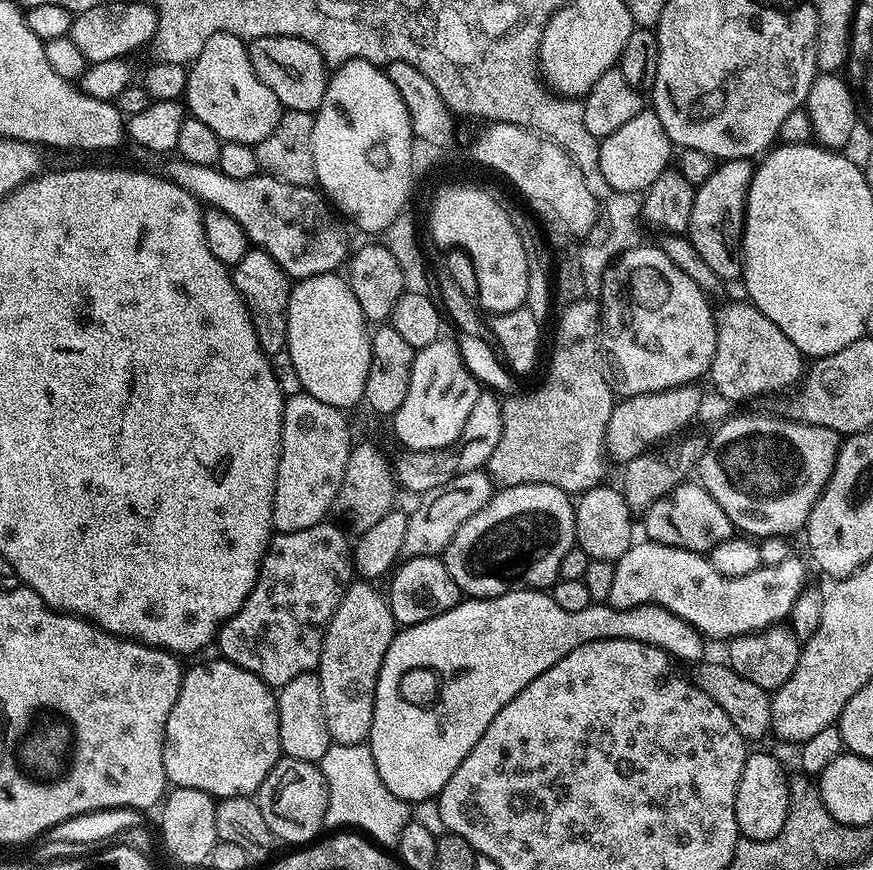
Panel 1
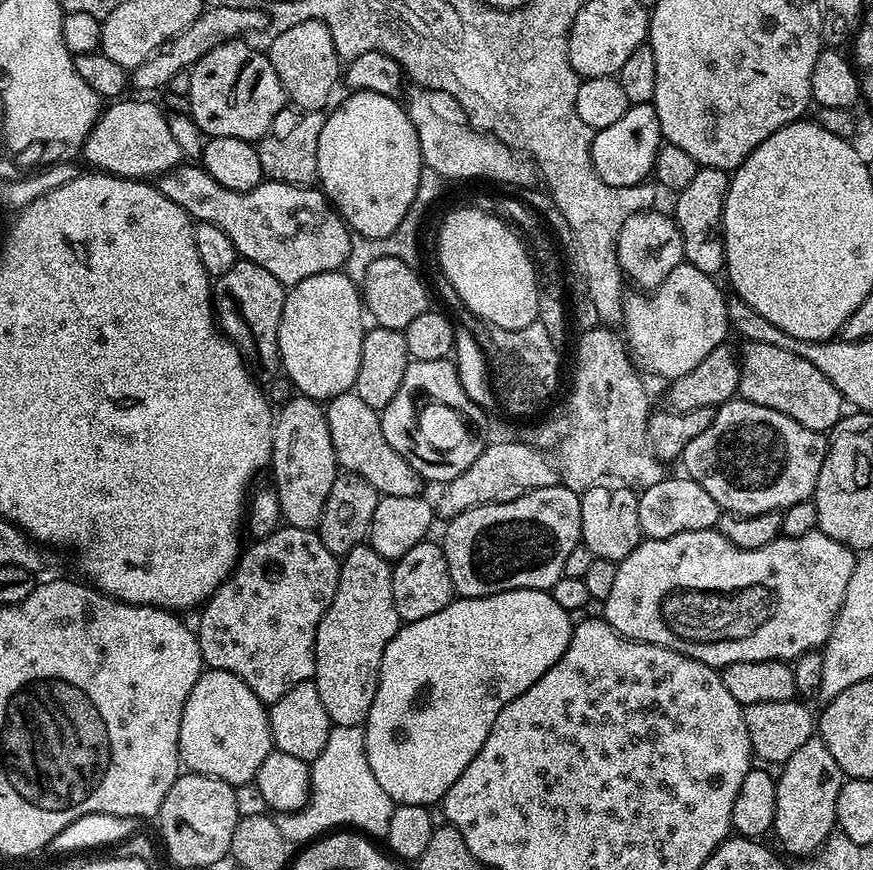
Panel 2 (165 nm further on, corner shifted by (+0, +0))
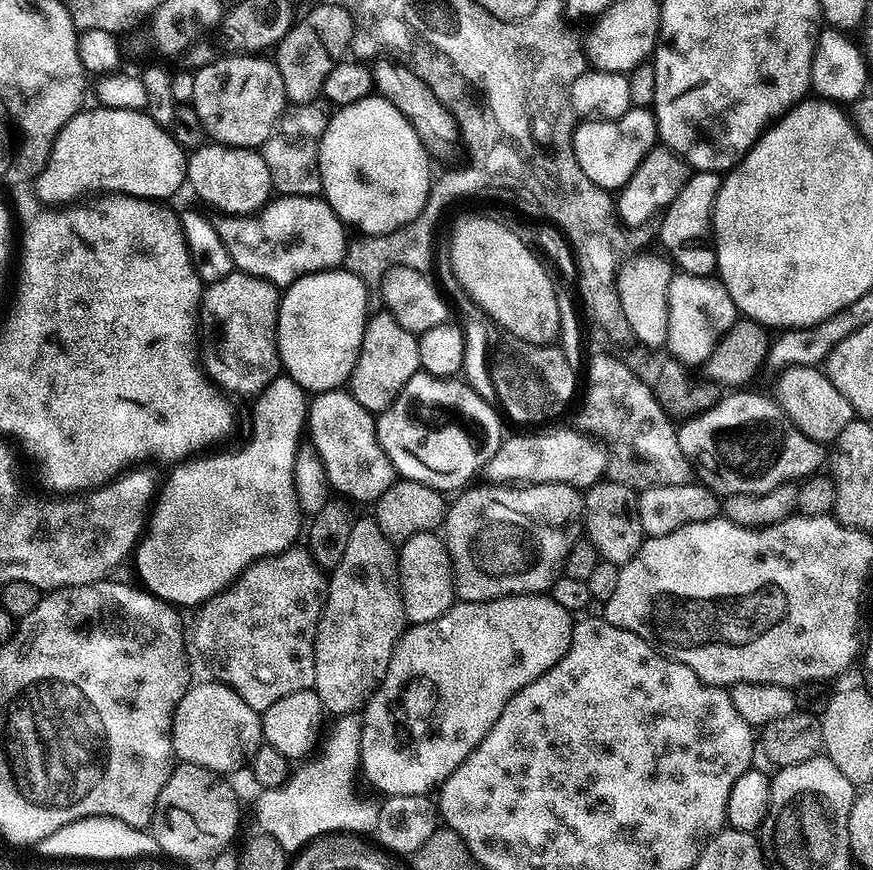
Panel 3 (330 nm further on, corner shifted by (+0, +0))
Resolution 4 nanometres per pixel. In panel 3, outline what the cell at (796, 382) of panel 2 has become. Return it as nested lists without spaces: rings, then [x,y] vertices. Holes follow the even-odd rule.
[[[819,367],[788,368],[779,376],[781,378],[774,393],[775,399],[790,418],[790,422],[794,422],[794,426],[802,430],[802,434],[821,442],[834,442],[854,419],[850,401]]]

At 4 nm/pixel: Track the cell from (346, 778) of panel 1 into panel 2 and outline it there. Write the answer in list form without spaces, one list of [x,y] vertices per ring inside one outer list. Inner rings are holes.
[[[334,726],[326,738],[326,750],[311,761],[310,771],[312,792],[308,795],[307,804],[298,812],[285,812],[275,817],[278,830],[286,834],[291,844],[303,846],[345,826],[372,838],[387,837],[394,801],[386,790],[382,790],[378,778],[374,778],[374,770],[370,770],[363,727]]]

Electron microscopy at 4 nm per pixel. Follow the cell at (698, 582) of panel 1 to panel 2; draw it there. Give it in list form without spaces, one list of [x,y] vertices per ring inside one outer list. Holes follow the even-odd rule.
[[[716,528],[690,530],[661,540],[644,538],[625,560],[617,563],[614,586],[610,589],[610,598],[604,600],[605,614],[603,619],[619,636],[624,636],[628,640],[637,640],[643,644],[666,646],[678,654],[686,654],[717,670],[722,670],[734,662],[762,662],[763,660],[792,662],[797,656],[803,656],[806,652],[823,649],[824,643],[828,641],[828,635],[832,633],[832,623],[836,621],[842,602],[846,598],[846,586],[850,586],[850,574],[854,574],[856,558],[857,553],[853,549],[846,547],[842,542],[834,542],[834,538],[822,534],[819,530],[807,532],[801,536],[781,535],[774,542],[770,542],[758,550],[742,550],[738,546],[734,546]]]

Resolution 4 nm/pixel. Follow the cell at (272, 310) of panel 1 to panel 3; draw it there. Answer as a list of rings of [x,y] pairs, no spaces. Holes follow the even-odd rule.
[[[234,270],[230,274],[226,274],[226,278],[222,278],[218,282],[207,285],[200,293],[200,307],[198,309],[198,336],[202,341],[204,339],[204,352],[209,356],[208,361],[203,361],[202,371],[209,381],[219,391],[225,394],[231,394],[233,392],[236,396],[249,396],[249,398],[255,397],[260,391],[263,390],[267,384],[281,375],[282,365],[280,362],[280,351],[276,345],[276,323],[278,322],[278,314],[280,313],[280,297],[282,295],[281,289],[277,288],[275,284],[272,284],[269,280],[263,280],[257,276],[251,276],[245,272]]]

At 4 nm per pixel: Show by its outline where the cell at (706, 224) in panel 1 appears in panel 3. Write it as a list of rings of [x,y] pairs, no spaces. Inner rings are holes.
[[[693,171],[678,190],[674,202],[659,217],[660,244],[663,255],[683,275],[712,276],[716,272],[716,250],[712,235],[712,207],[720,189],[722,176],[718,172]],[[680,267],[680,268],[679,268]]]

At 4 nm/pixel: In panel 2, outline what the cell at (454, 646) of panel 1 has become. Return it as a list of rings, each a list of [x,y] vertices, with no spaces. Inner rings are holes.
[[[538,588],[454,598],[438,614],[401,626],[382,654],[378,690],[370,706],[370,718],[362,725],[366,758],[382,790],[396,804],[432,806],[435,800],[443,801],[462,770],[474,762],[474,754],[482,750],[482,742],[486,742],[502,706],[530,690],[562,658],[573,627],[573,617],[554,602],[551,591]]]

